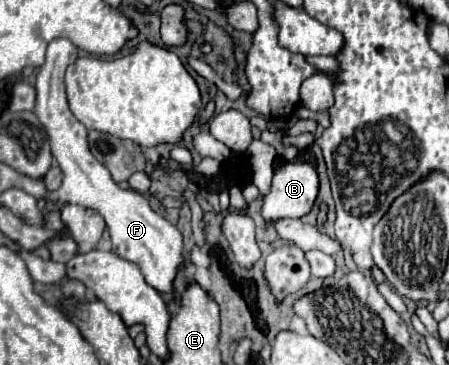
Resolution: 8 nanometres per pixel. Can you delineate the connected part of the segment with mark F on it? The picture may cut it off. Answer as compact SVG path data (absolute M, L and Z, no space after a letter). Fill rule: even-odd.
M56 38L48 44L46 62L40 66L36 76L36 116L48 132L52 156L58 160L64 182L56 192L48 192L46 200L64 200L70 204L80 204L84 208L96 210L108 226L112 252L128 262L140 266L146 282L158 292L170 292L178 266L182 264L182 234L166 218L156 214L148 206L148 198L132 188L120 188L112 178L108 168L100 164L90 148L86 134L88 130L72 116L66 92L64 92L64 70L72 60L78 58L78 48L68 38Z

